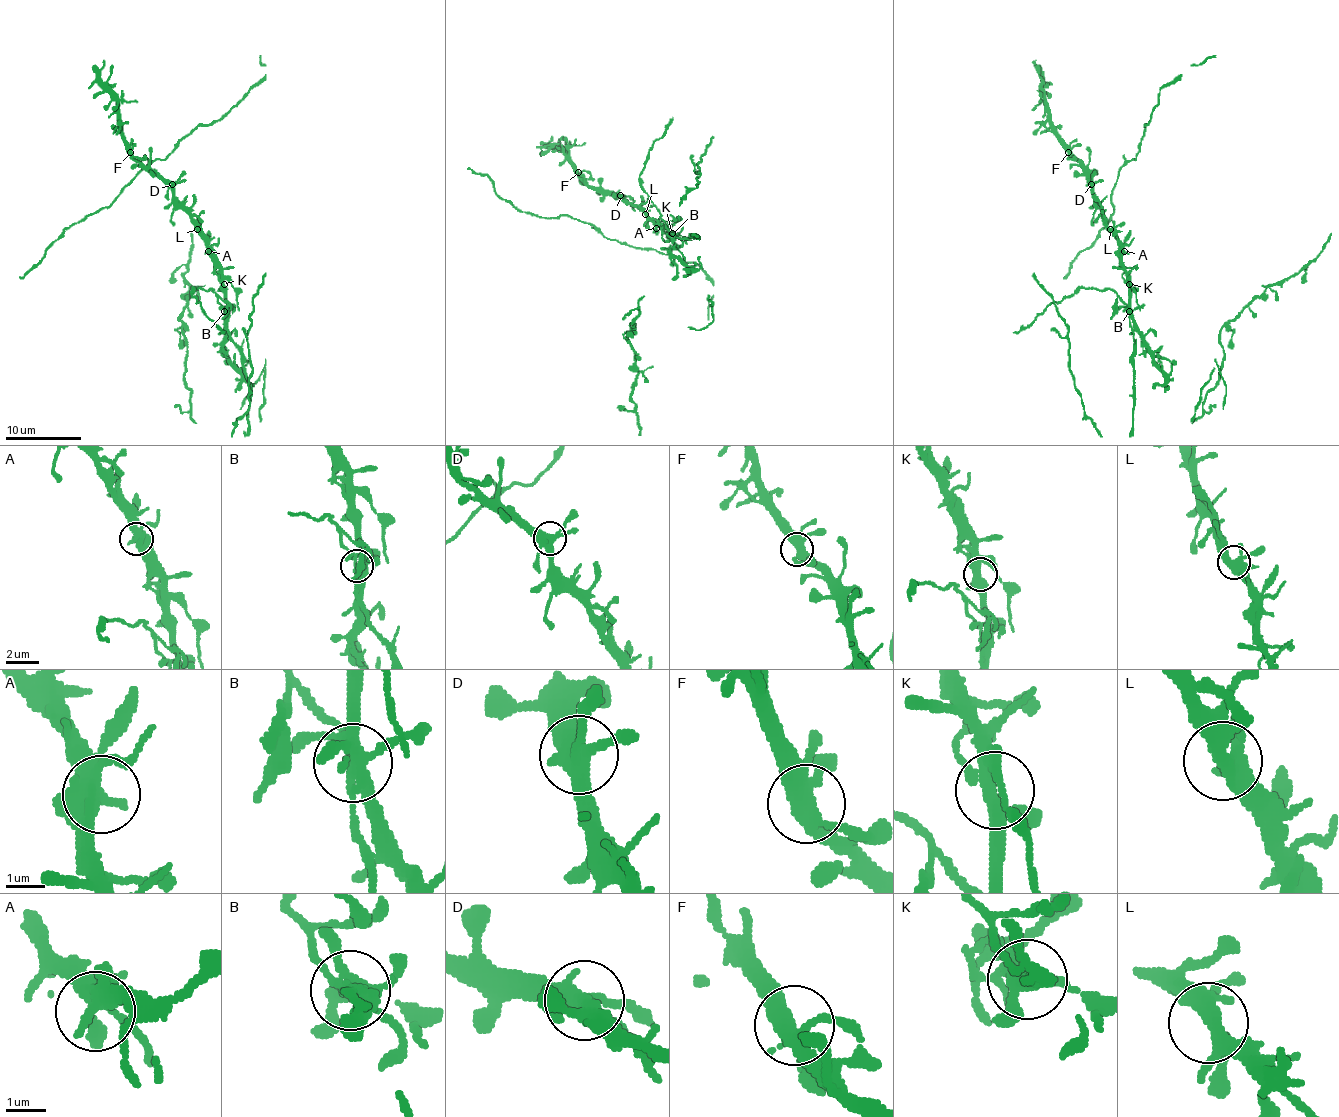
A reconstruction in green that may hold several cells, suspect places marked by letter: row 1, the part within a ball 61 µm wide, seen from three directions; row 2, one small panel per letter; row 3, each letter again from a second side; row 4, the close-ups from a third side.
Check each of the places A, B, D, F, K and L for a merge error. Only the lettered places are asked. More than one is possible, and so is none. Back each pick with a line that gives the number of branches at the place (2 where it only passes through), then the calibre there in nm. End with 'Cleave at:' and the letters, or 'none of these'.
B: 6 | 360 nm
Cleave at: B

